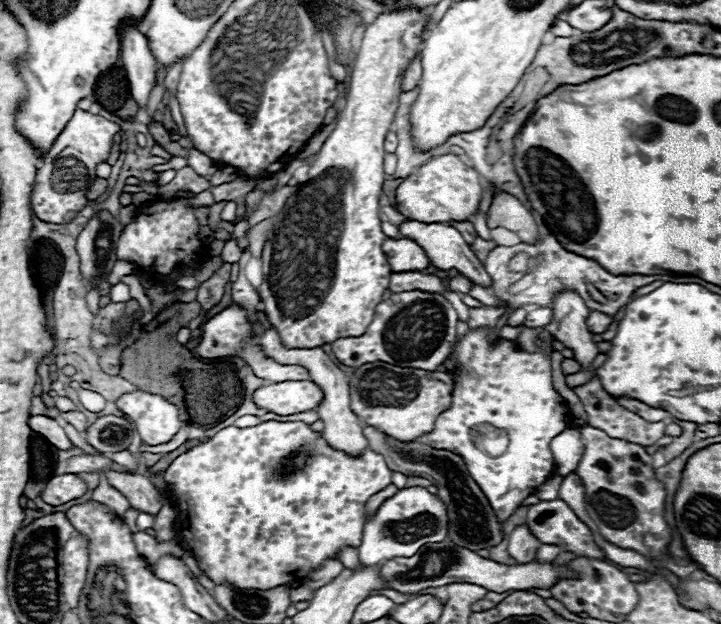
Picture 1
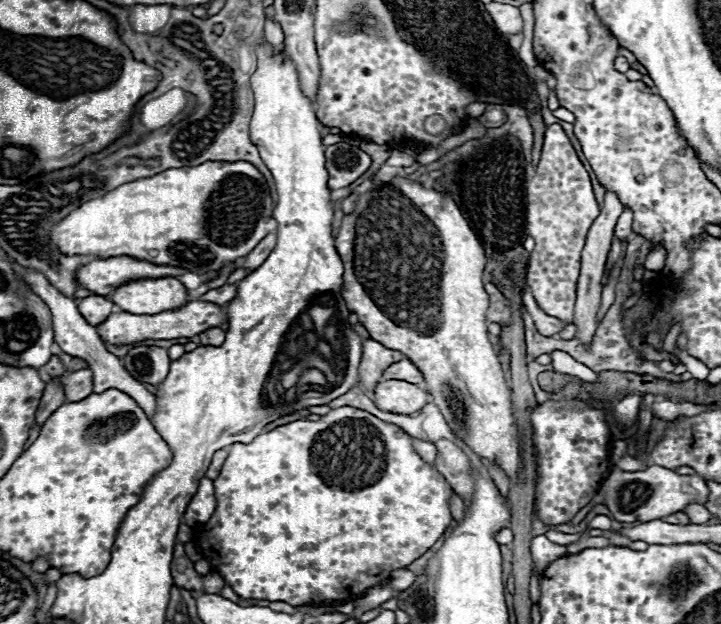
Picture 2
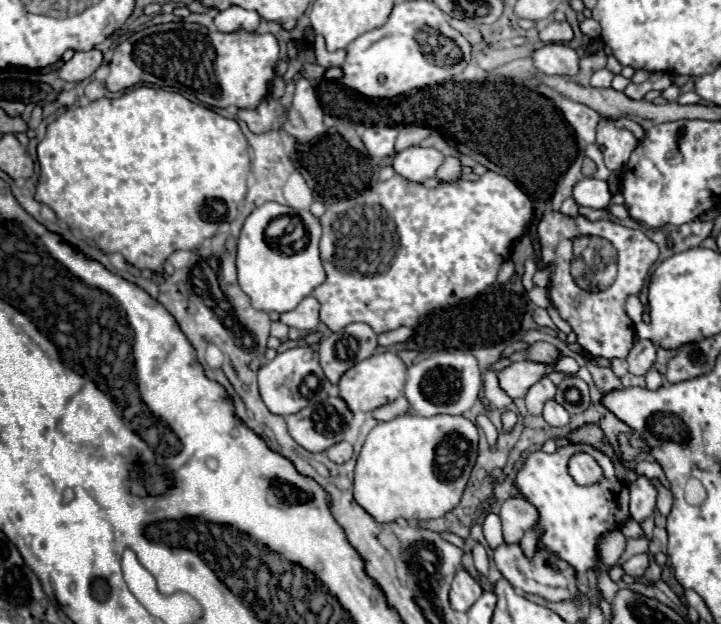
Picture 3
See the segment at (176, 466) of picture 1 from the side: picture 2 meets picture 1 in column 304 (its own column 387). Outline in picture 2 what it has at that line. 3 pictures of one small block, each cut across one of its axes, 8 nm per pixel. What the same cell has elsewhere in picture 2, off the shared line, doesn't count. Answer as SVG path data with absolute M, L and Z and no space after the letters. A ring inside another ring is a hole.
M350 406L334 408L316 422L296 420L286 426L278 426L272 432L256 436L250 444L240 444L240 442L232 444L232 450L222 466L222 472L214 480L214 490L216 490L214 496L216 496L218 506L208 522L200 524L200 528L198 526L194 528L196 546L198 546L198 536L200 536L202 554L212 562L210 566L214 570L218 570L218 574L226 580L226 584L230 584L234 588L234 592L238 596L272 600L272 602L280 600L280 602L286 602L292 606L300 606L300 604L316 606L326 600L346 600L352 596L360 596L366 588L376 586L392 570L406 568L406 564L420 558L444 534L444 530L448 528L448 524L452 520L450 508L448 508L448 498L450 498L452 488L432 466L428 466L414 452L410 436L406 432L402 432L398 426L386 424L372 414L358 410L358 408L350 408Z

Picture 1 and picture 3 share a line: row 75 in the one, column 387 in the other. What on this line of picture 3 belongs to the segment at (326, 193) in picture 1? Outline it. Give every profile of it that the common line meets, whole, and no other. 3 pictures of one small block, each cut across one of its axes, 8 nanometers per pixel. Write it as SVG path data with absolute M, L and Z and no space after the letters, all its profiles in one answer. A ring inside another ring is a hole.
M382 352L374 354L368 360L362 360L354 364L348 372L342 374L338 382L340 398L348 404L352 412L372 412L400 396L406 382L406 366L394 352Z

